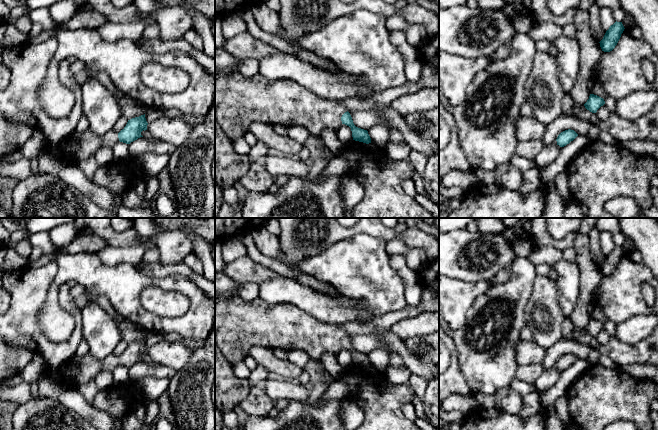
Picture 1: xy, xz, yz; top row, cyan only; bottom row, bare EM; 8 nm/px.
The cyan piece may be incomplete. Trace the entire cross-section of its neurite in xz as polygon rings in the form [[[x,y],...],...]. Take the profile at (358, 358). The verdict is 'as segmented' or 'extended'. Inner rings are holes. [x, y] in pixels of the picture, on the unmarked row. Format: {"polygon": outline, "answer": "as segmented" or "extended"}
{"polygon": [[[215,295],[215,345],[231,364],[245,360],[249,356],[250,349],[253,346],[259,346],[269,349],[282,348],[287,351],[303,350],[314,360],[319,360],[325,352],[337,355],[345,348],[351,352],[353,364],[366,368],[371,367],[368,355],[356,351],[348,334],[337,324],[320,322],[293,304],[269,304],[260,297],[248,302],[238,296],[224,298]]], "answer": "extended"}

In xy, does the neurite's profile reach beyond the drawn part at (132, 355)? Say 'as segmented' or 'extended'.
extended

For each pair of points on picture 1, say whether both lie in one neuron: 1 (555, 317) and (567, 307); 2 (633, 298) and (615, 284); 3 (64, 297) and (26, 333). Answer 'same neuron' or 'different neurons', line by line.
1: different neurons
2: same neuron
3: same neuron

